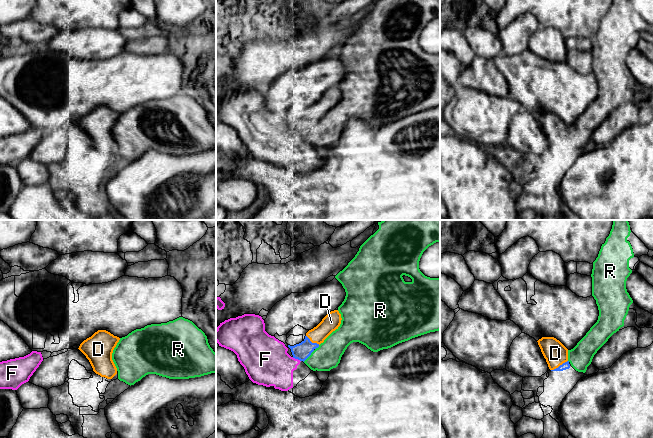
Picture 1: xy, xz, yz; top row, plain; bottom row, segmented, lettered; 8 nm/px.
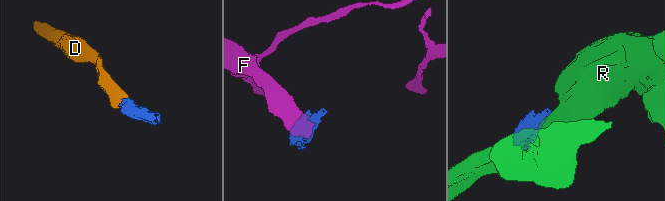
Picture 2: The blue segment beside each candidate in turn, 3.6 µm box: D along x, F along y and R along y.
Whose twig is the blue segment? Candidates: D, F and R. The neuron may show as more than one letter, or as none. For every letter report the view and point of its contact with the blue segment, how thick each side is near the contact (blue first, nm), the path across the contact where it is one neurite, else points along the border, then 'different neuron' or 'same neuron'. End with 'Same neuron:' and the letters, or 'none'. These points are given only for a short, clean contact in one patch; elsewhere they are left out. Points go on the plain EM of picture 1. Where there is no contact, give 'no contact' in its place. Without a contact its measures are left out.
D: contact yz (560, 141); calibres 60 and 190 nm; way yz (566, 141), (560, 141), (555, 129); same neuron
F: contact xz (296, 134); calibres 140 and 360 nm; different neuron
R: contact xz (311, 128); calibres 140 and 220 nm; border xz (319, 121), (303, 137); different neuron
Same neuron: D

